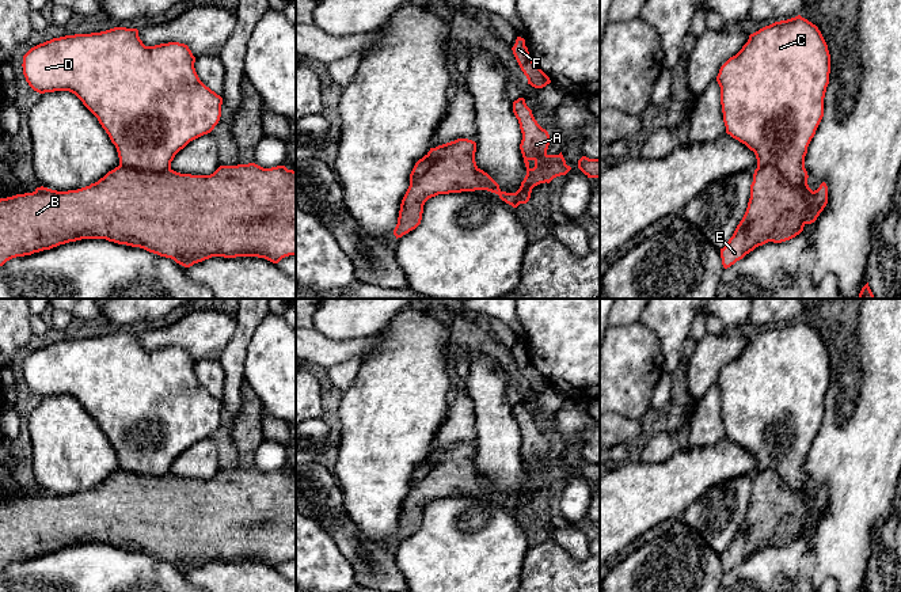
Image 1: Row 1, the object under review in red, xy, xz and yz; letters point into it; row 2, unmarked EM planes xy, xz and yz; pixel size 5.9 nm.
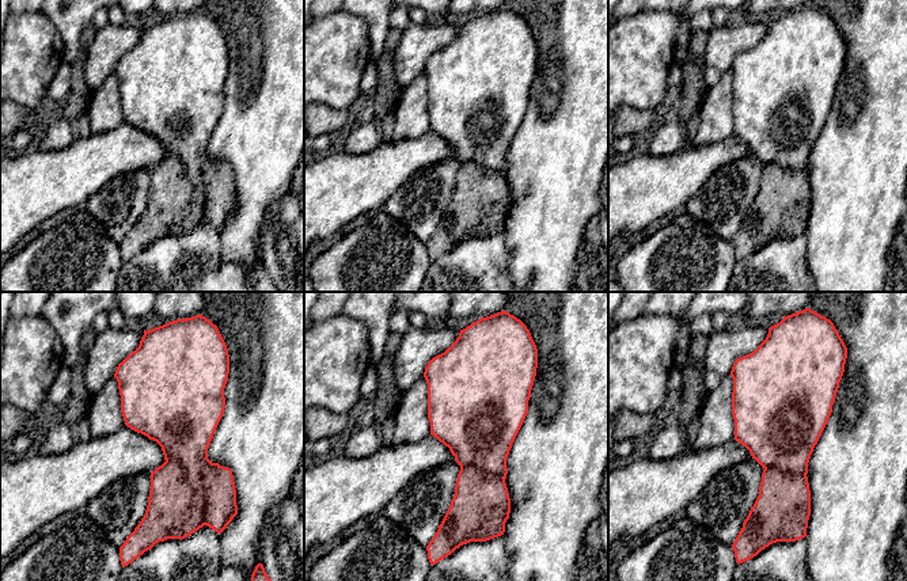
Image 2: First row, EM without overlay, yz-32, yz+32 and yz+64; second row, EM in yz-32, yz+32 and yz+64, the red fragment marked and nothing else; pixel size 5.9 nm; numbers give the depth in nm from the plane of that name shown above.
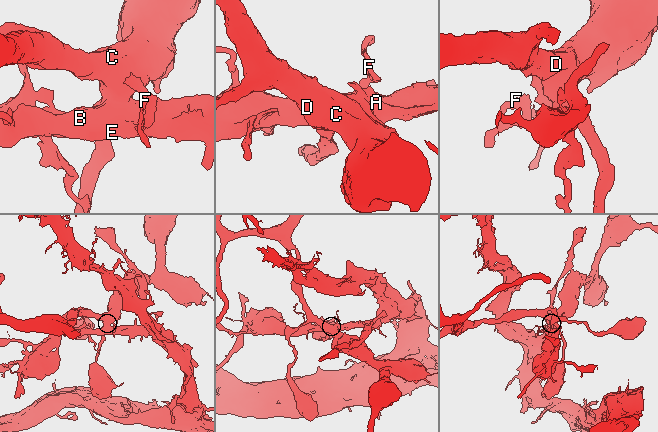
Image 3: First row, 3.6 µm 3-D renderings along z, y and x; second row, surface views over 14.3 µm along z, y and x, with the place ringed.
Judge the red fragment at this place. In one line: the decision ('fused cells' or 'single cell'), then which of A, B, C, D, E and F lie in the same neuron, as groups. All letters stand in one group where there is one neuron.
fused cells; groups A B E F / C D

